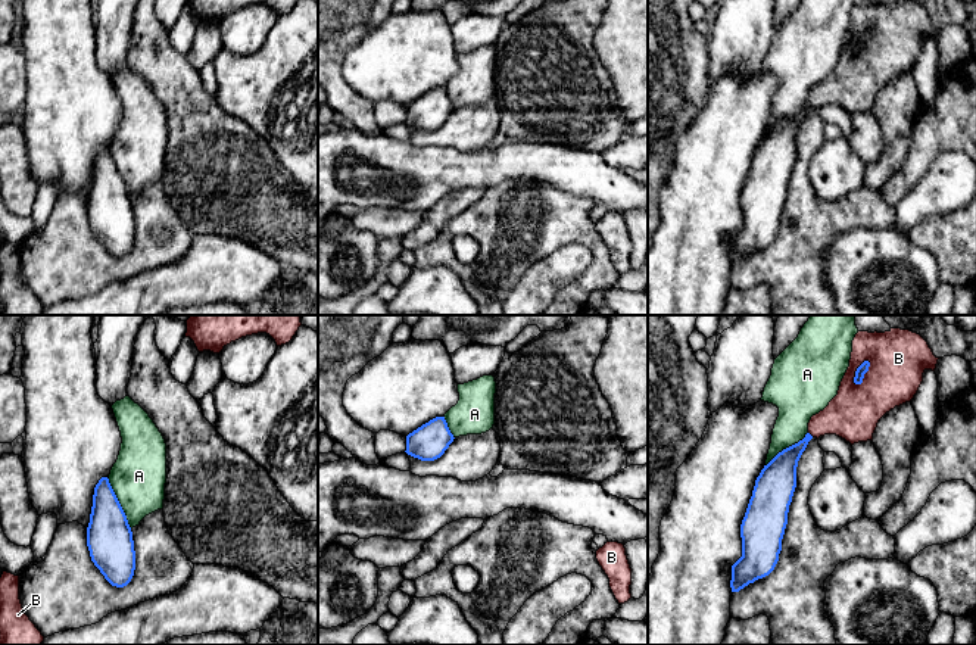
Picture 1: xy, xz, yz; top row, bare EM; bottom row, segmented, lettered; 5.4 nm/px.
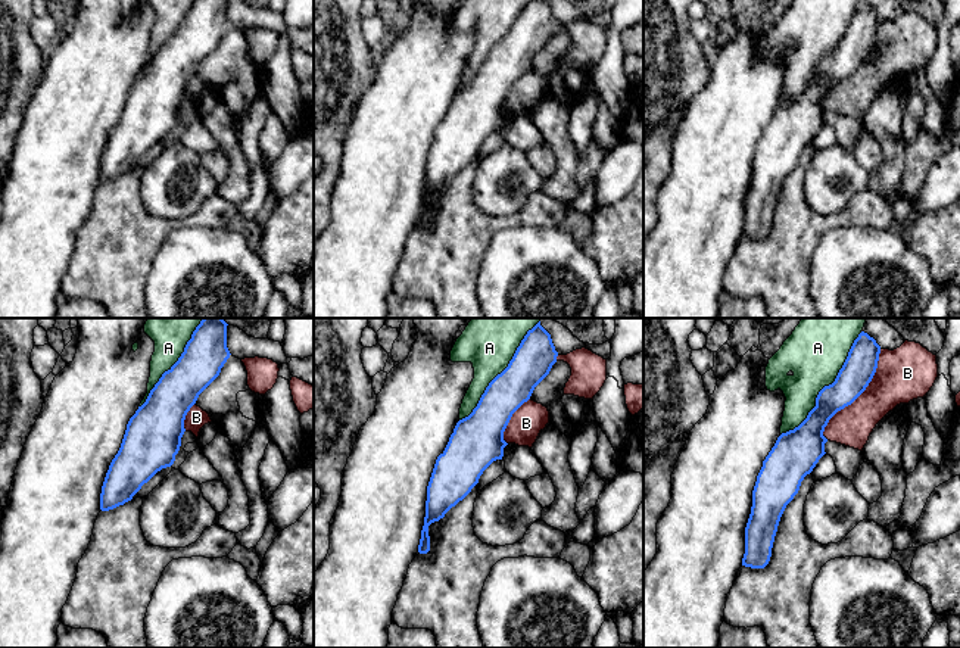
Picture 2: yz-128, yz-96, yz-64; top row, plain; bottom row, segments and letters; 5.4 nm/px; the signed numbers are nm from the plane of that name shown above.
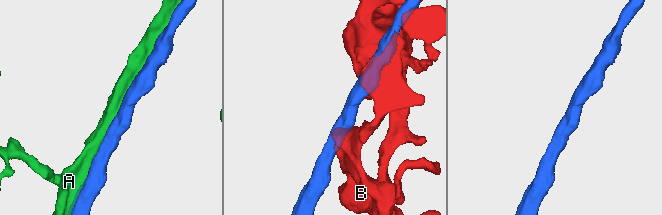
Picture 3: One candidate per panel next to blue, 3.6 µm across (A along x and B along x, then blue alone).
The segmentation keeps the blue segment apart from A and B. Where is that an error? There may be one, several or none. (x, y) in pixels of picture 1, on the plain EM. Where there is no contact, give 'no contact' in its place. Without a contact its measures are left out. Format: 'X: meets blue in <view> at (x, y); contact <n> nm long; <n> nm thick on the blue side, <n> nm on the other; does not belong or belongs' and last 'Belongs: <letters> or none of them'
A: meets blue in xy at (119, 174); contact 300 nm long; 260 nm thick on the blue side, 300 nm on the other; does not belong
B: meets blue in yz at (856, 41); contact 160 nm long; 60 nm thick on the blue side, 320 nm on the other; does not belong
Belongs: none of them

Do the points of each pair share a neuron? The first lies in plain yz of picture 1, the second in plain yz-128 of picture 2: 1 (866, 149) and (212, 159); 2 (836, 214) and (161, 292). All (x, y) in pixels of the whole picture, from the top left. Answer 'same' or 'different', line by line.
1: same
2: different

